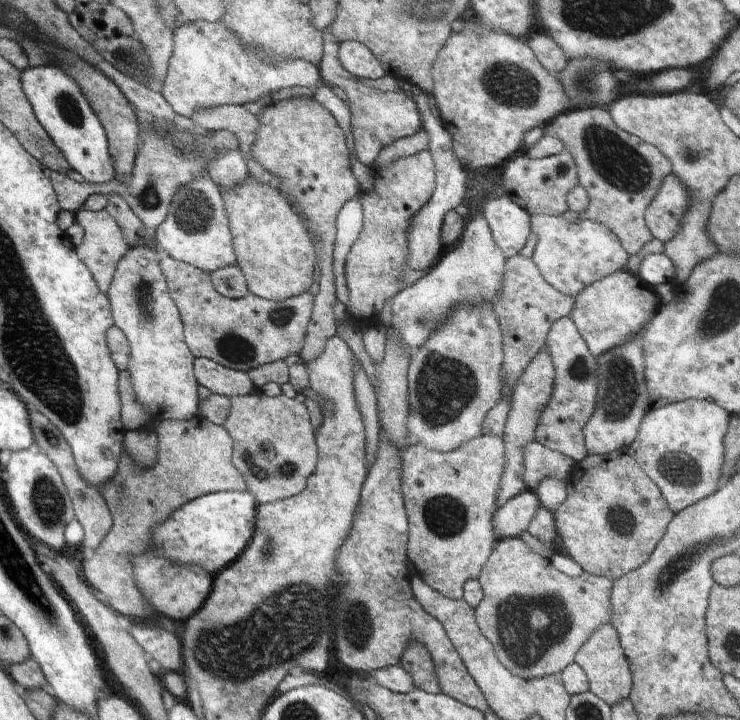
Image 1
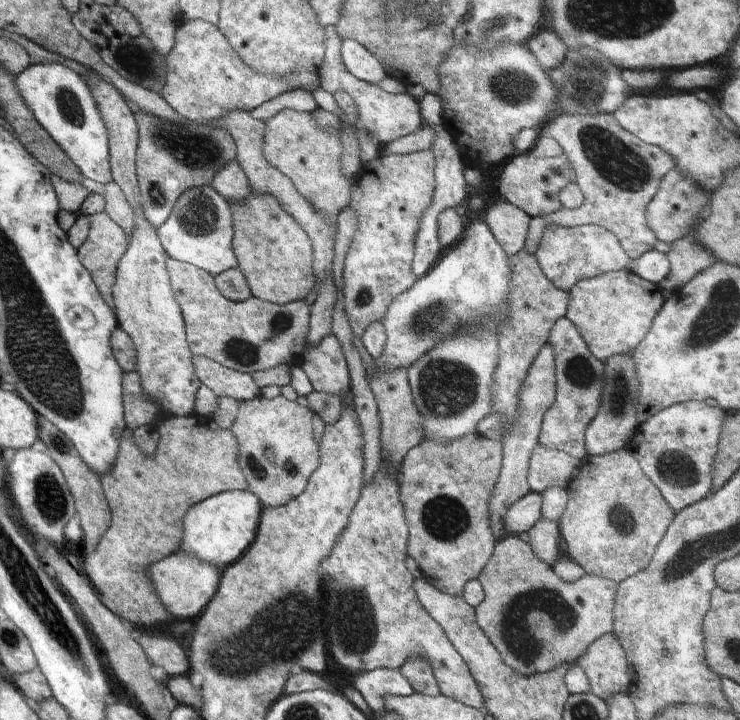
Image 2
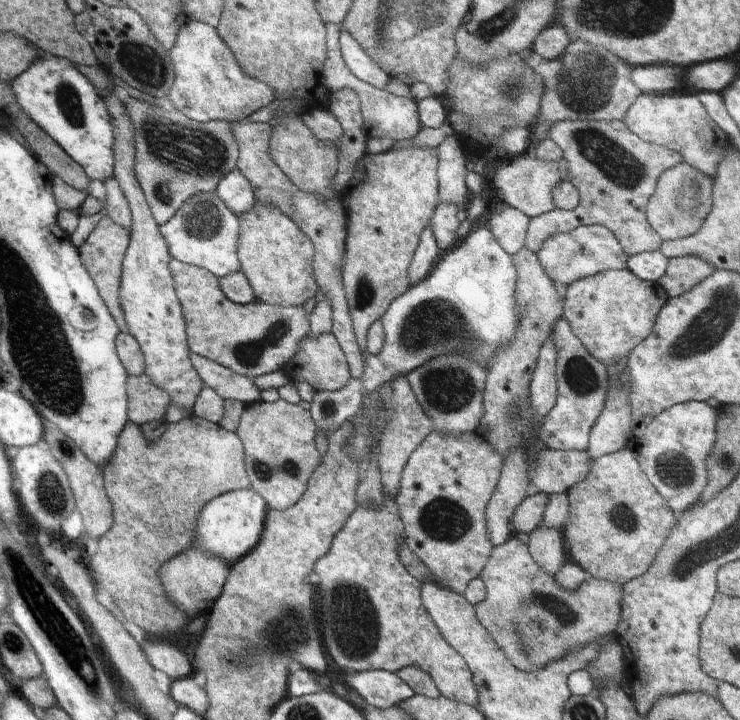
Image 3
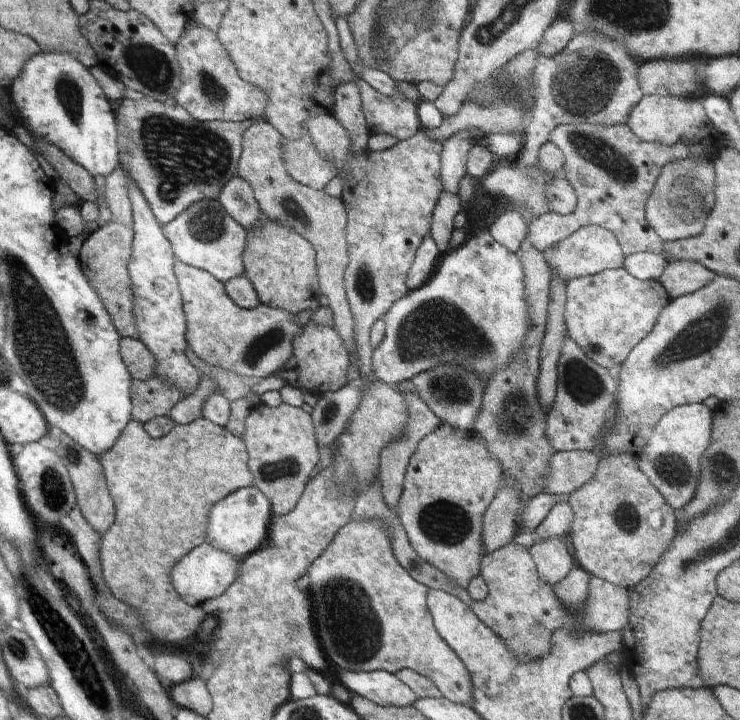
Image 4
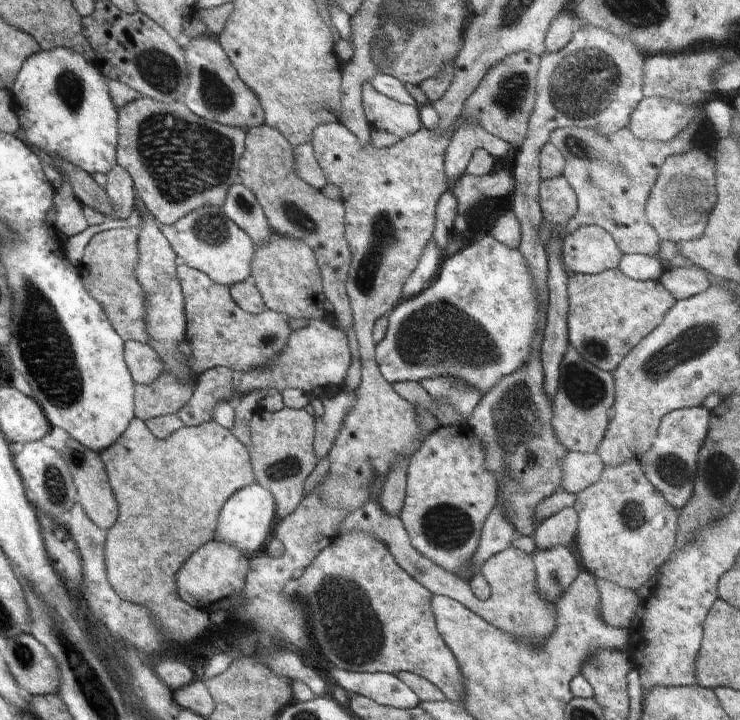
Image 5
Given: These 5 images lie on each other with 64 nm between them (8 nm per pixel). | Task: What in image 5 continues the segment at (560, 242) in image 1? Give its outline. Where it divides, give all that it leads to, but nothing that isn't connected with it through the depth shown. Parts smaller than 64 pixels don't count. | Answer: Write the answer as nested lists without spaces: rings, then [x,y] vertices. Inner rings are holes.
[[[581,226],[562,239],[561,259],[568,274],[595,275],[608,269],[618,269],[623,253],[602,227]]]

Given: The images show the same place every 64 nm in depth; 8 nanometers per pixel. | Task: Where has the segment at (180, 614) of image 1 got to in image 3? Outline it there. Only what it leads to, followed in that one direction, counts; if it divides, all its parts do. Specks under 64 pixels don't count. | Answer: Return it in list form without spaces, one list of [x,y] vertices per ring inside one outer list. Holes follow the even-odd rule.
[[[192,547],[165,562],[159,575],[165,591],[173,603],[180,607],[187,616],[194,618],[205,613],[208,605],[212,604],[222,594],[224,583],[229,575],[230,565],[222,557],[211,555],[200,547]]]

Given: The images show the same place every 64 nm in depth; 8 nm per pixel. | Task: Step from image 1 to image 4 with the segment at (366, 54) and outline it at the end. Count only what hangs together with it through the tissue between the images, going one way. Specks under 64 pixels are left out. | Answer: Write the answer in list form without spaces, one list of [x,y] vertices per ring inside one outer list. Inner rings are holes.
[[[336,17],[334,18],[334,22],[336,23],[339,32],[342,52],[354,74],[362,80],[365,80],[374,90],[377,90],[386,96],[406,99],[403,97],[403,94],[398,91],[398,87],[396,87],[397,81],[388,73],[367,67],[359,60],[355,40],[353,39],[353,34],[350,32],[347,23],[347,17]]]

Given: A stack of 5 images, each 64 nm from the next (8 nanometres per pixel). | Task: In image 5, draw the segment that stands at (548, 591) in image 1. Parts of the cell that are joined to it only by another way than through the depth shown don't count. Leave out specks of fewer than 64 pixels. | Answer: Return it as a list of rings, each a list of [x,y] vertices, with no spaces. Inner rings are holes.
[[[377,501],[367,502],[357,511],[348,514],[339,528],[339,536],[348,532],[366,533],[383,542],[394,560],[433,595],[442,595],[458,601],[504,632],[519,636],[521,639],[528,637],[535,645],[539,645],[554,630],[556,608],[539,596],[535,564],[531,555],[524,551],[510,547],[492,556],[482,565],[480,574],[490,585],[491,595],[487,601],[481,601],[473,595],[468,583],[460,581],[460,576],[444,570],[420,554],[412,546],[409,534],[399,517],[386,513]],[[595,577],[601,600],[601,613],[606,624],[619,629],[629,629],[639,607],[639,596],[634,589]]]

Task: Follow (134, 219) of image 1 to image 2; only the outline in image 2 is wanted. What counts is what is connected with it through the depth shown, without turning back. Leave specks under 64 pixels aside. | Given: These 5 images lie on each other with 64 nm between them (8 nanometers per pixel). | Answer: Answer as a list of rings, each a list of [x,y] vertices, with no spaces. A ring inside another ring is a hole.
[[[113,180],[105,184],[103,194],[105,213],[127,234],[131,235],[135,222],[133,208],[128,204],[122,189]]]

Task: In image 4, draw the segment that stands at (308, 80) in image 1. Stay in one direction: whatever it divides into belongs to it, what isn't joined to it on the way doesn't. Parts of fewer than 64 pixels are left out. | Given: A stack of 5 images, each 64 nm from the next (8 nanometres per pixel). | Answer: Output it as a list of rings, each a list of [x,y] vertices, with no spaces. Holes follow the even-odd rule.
[[[190,22],[181,39],[174,44],[182,73],[180,88],[173,102],[179,104],[197,121],[258,122],[265,114],[266,93],[246,82],[237,71],[228,51],[222,46],[217,33],[204,25]]]

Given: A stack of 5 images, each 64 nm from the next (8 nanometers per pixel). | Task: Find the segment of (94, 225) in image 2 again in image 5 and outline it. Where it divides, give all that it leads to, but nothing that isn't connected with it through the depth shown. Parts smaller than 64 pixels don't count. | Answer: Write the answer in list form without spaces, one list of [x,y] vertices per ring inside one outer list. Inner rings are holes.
[[[124,228],[109,229],[95,234],[85,246],[78,273],[90,294],[101,304],[106,318],[123,341],[138,341],[150,345],[151,338],[147,331],[147,292],[136,278],[139,262],[138,237],[136,230]]]

